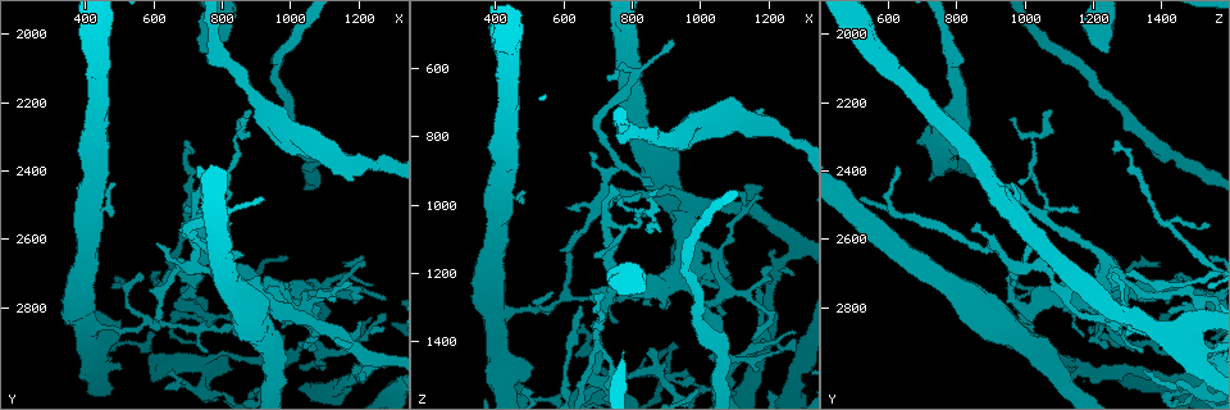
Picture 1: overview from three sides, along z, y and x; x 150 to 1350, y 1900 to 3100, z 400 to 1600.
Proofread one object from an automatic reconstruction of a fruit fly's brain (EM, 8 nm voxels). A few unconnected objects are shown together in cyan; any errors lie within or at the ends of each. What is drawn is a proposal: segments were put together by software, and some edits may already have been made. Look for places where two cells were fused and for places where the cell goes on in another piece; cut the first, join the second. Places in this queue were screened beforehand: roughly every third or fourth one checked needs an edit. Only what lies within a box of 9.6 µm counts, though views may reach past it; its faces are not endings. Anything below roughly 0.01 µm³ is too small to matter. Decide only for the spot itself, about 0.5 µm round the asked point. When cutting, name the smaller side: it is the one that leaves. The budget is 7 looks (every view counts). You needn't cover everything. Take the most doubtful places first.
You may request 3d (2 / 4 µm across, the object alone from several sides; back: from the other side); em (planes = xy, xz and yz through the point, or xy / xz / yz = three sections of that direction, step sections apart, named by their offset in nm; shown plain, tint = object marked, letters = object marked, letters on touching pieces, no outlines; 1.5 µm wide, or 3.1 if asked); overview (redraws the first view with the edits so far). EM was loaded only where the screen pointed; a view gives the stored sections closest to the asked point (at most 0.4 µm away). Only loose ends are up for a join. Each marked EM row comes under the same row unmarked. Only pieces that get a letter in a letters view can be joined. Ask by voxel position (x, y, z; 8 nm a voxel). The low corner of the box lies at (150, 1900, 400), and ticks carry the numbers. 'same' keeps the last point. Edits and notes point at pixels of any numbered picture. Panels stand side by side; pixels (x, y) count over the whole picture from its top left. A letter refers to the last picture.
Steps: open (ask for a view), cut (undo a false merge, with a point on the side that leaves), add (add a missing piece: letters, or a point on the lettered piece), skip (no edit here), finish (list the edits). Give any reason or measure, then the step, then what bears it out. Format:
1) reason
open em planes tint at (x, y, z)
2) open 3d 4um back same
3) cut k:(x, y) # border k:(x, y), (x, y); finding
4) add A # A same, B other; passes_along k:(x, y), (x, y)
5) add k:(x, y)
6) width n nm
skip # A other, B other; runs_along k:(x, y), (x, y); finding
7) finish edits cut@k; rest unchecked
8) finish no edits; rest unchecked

long arm stops here
open 3d 4um at (730, 2060, 1240)

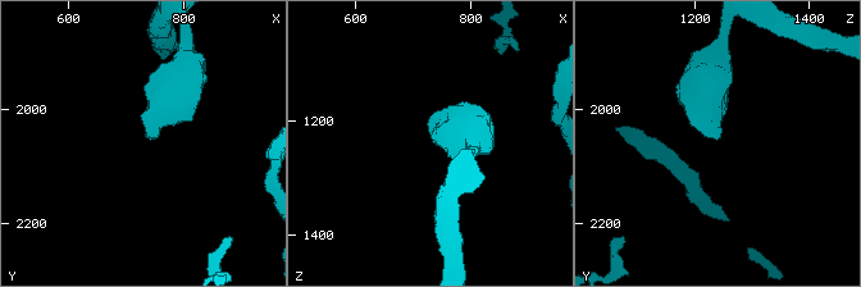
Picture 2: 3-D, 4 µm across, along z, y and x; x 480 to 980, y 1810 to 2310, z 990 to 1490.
shape alone is not enough
open em planes letters at (735, 2055, 1240)

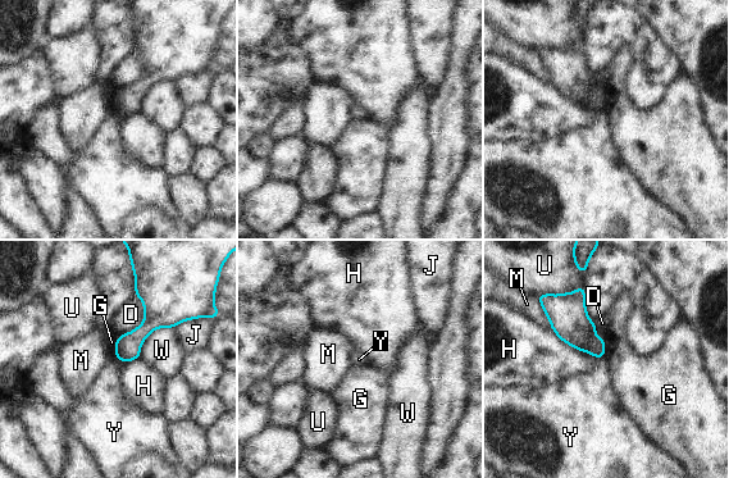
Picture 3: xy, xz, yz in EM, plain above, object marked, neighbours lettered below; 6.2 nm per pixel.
skip # D other, G other, H other, J other, M other, U other, W other, Y other; border 3:(117, 358), (122, 363); none of them fits

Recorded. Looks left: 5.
free end
open 3d 4um at (1200, 2840, 1230)

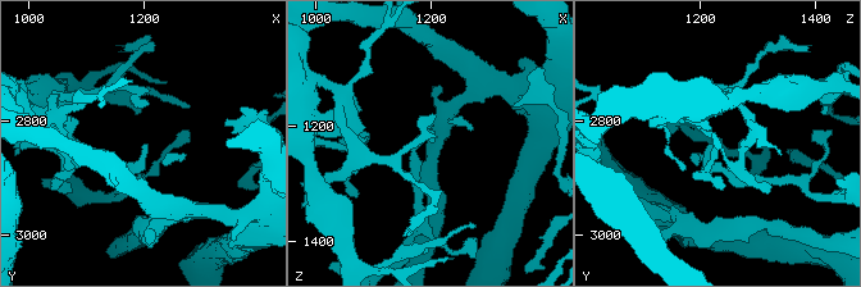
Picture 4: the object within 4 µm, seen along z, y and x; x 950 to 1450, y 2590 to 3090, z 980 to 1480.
now the EM
open em planes letters at (1200, 2835, 1225)

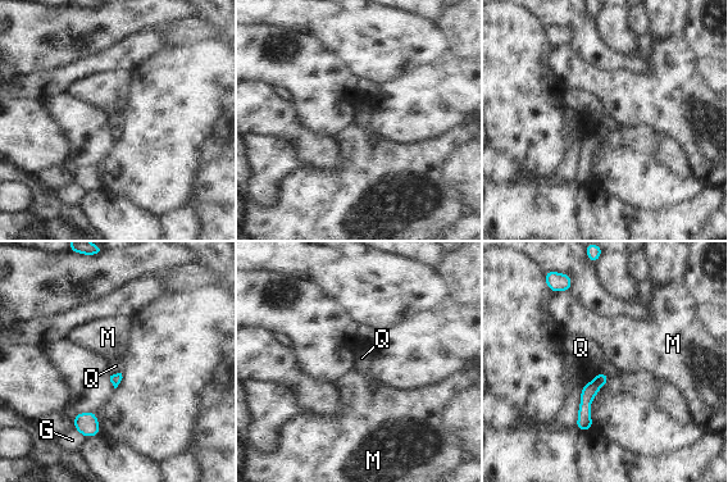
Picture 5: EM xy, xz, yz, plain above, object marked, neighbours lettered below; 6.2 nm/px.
skip # G other, M other, Q other; runs_along 5:(601, 376), (586, 396), (583, 427); none of them fits

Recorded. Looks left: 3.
open em xy step 4 tint at (880, 2230, 1090)

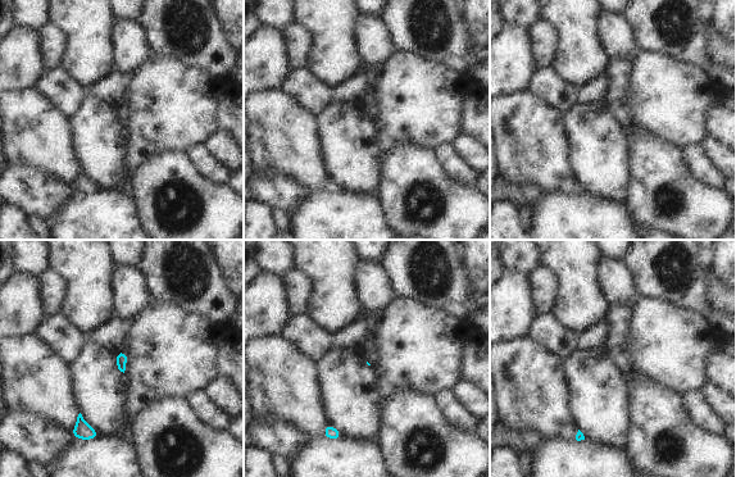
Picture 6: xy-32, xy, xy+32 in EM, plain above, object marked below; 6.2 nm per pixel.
open em planes letters same

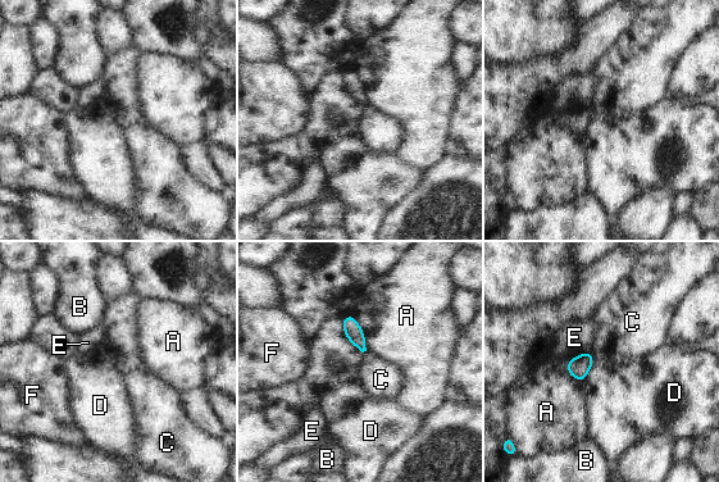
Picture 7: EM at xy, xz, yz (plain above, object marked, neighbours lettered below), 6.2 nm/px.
longest_contact D 260 nm
skip # A other, B other, C other, D other, E other, F other; border 7:(588, 351), (594, 362); no lettered piece goes on from it

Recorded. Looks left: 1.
finish no edits; rest unchecked

